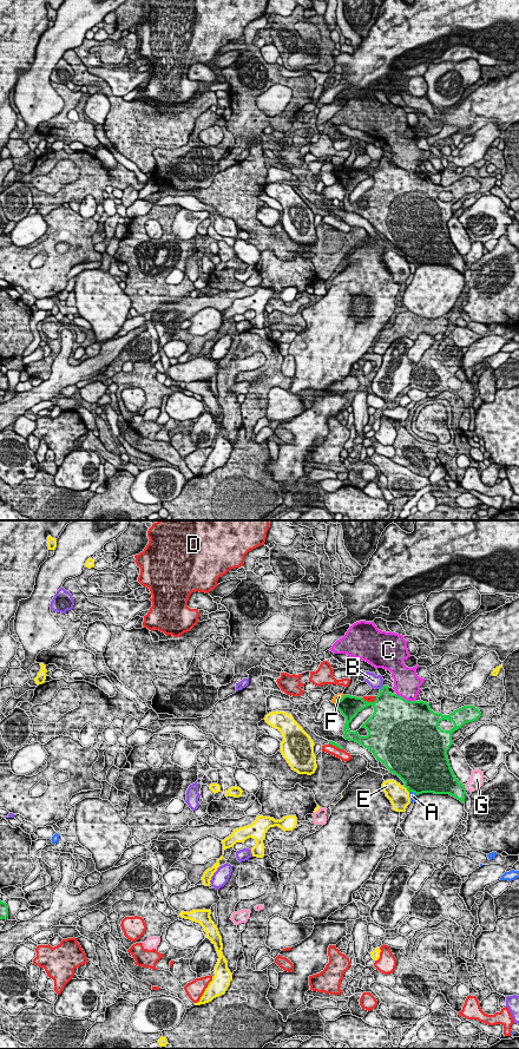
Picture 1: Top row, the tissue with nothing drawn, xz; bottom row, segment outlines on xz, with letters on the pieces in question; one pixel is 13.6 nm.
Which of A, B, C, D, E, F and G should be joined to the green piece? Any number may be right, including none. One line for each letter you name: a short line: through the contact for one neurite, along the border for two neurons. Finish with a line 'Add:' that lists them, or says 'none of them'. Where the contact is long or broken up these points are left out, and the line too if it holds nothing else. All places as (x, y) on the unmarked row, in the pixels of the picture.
Add: none of them

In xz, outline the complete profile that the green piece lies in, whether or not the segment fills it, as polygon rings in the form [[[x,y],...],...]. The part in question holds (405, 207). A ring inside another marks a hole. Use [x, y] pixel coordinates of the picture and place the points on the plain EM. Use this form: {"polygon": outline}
{"polygon": [[[382,157],[374,173],[367,173],[362,169],[343,166],[336,173],[336,179],[346,189],[343,209],[355,212],[367,219],[377,232],[381,232],[390,244],[398,247],[408,263],[416,267],[422,264],[449,265],[465,274],[466,260],[454,247],[447,222],[453,216],[452,205],[465,195],[477,192],[481,184],[474,177],[464,177],[449,186],[434,184],[429,175],[423,172],[408,172],[388,163],[388,157]],[[372,177],[373,186],[361,197],[368,203],[367,208],[360,208],[357,202],[352,203],[349,195],[362,181]],[[452,192],[454,198],[451,202],[442,202],[439,194]]]}

